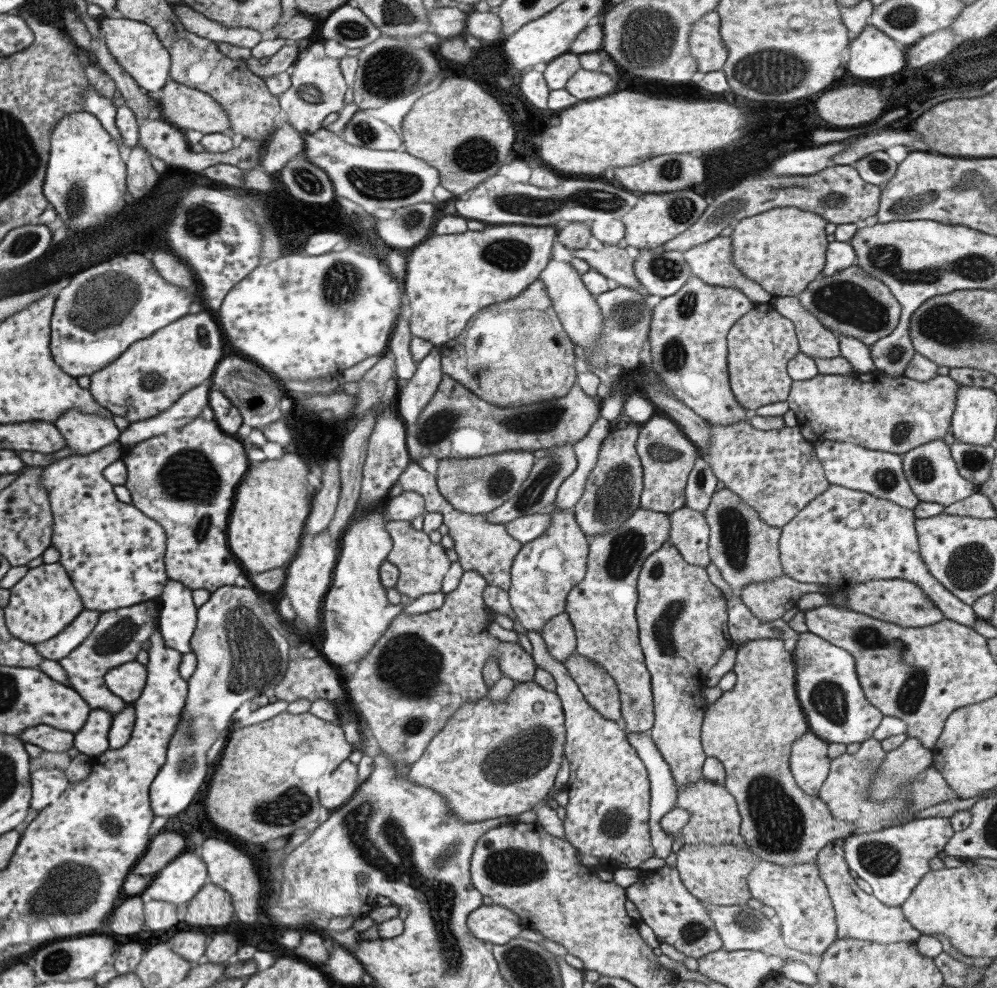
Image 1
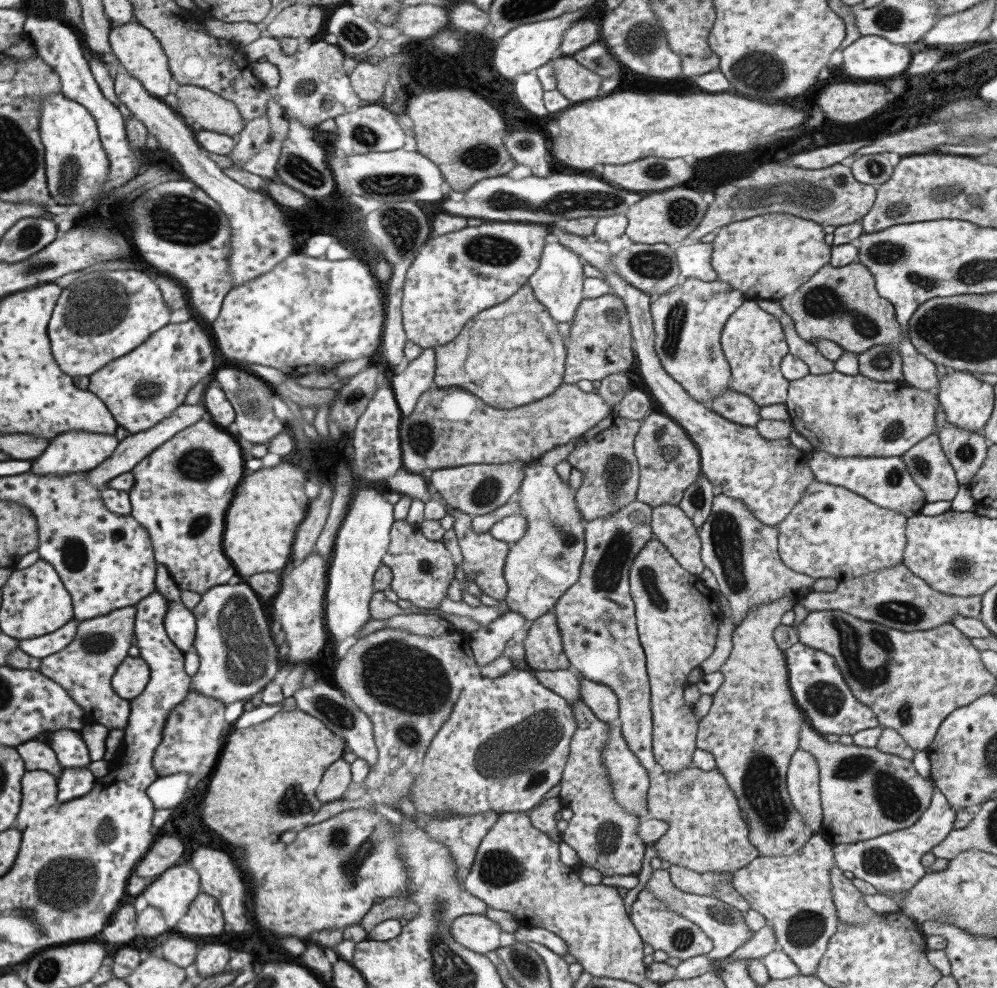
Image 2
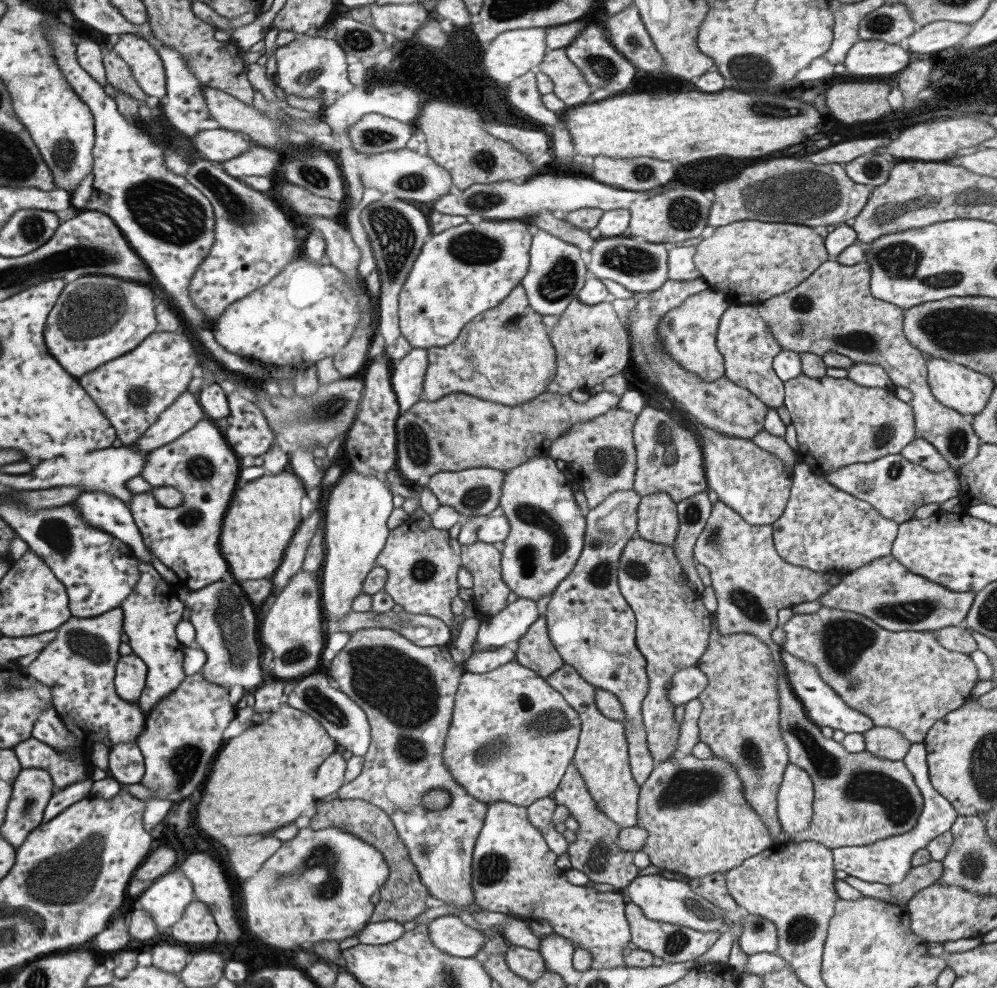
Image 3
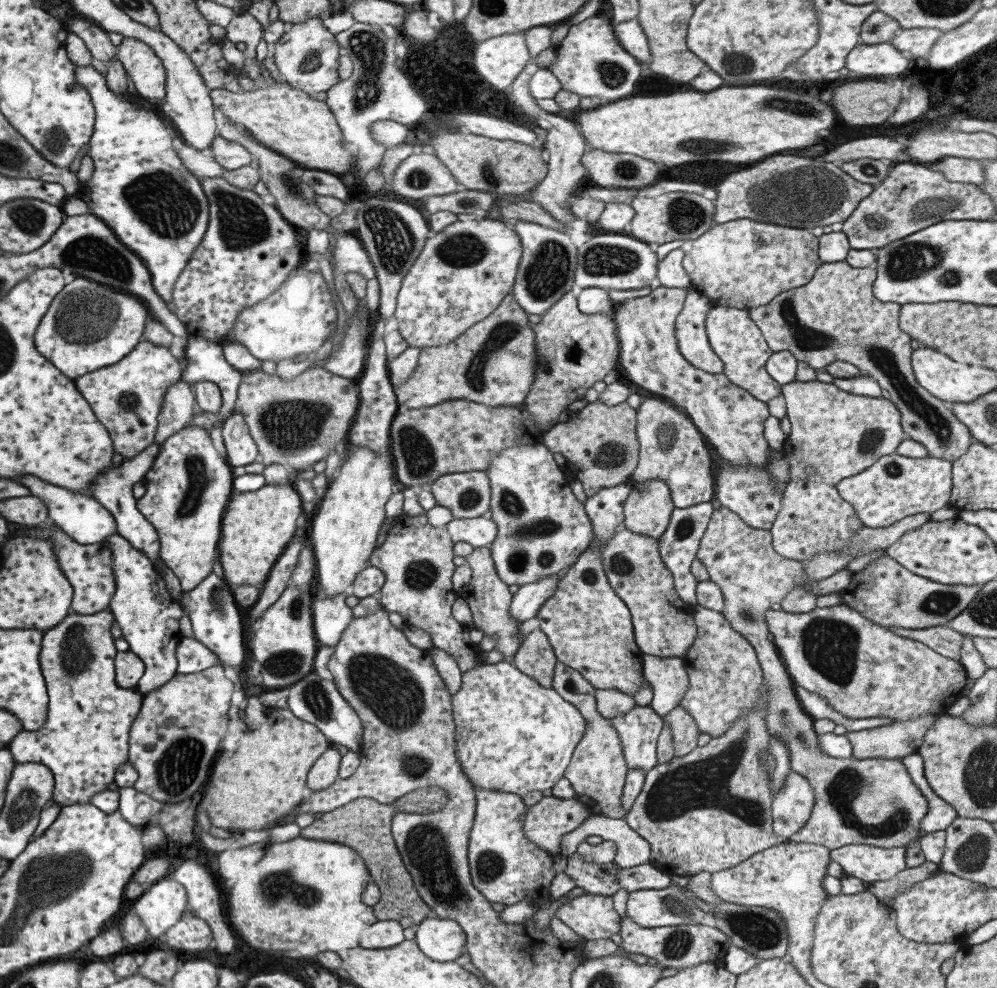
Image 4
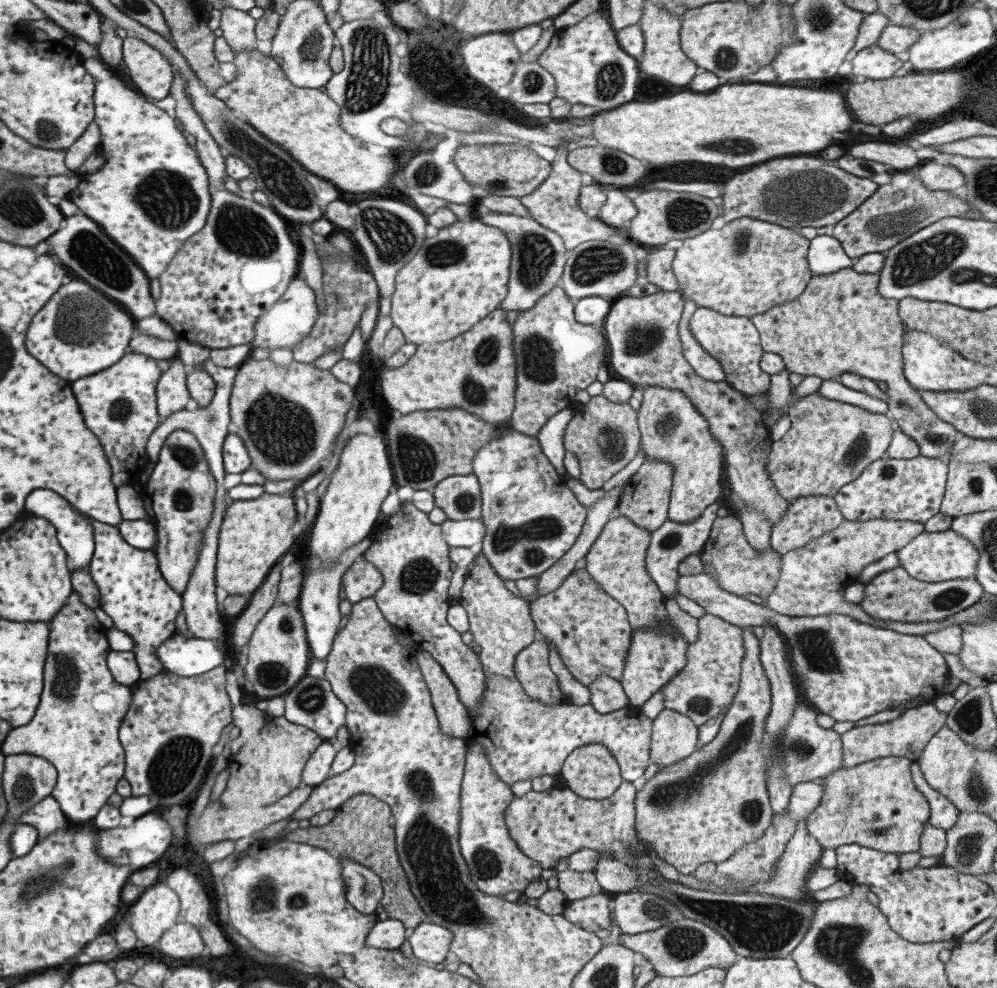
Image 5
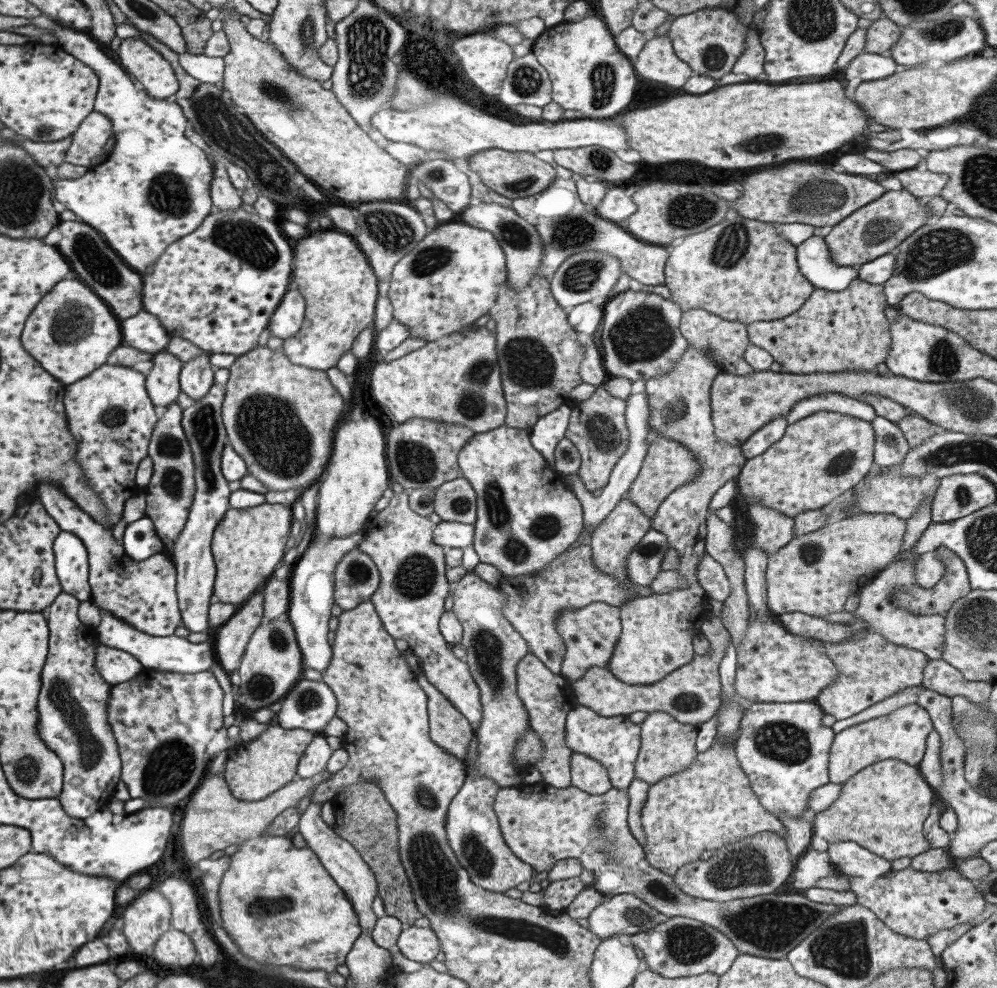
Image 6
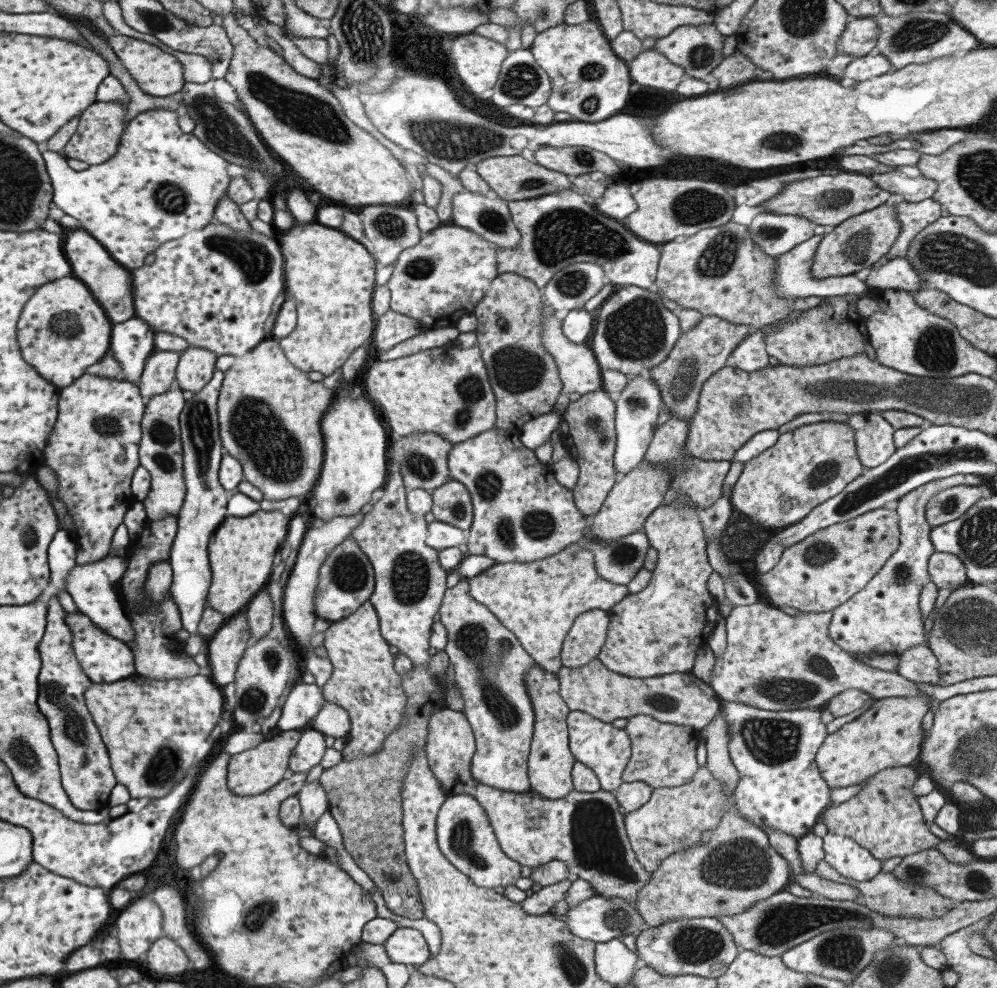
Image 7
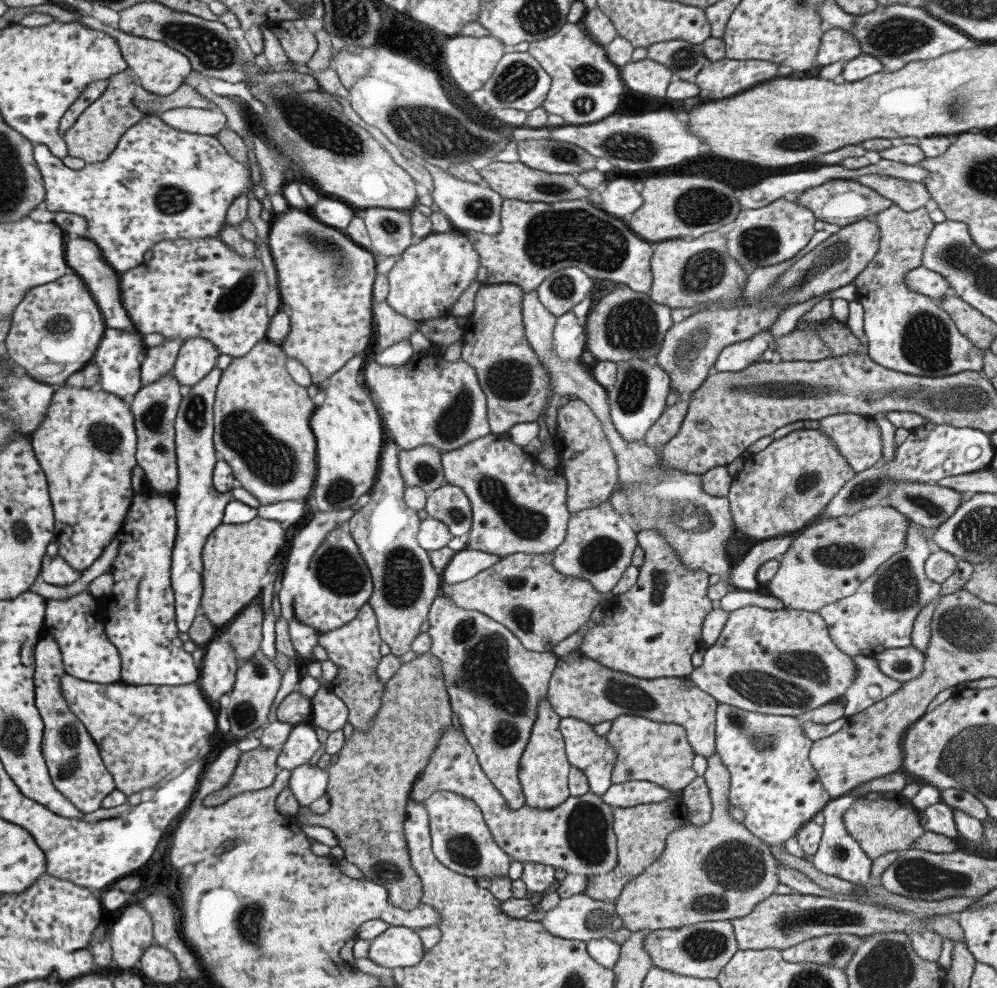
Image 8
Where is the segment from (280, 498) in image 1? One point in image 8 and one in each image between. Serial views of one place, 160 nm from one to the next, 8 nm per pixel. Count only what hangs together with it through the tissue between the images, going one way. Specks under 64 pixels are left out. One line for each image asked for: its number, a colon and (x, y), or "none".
2: (261, 519)
3: (262, 515)
4: (255, 527)
5: (254, 533)
6: (246, 545)
7: (241, 550)
8: (235, 556)

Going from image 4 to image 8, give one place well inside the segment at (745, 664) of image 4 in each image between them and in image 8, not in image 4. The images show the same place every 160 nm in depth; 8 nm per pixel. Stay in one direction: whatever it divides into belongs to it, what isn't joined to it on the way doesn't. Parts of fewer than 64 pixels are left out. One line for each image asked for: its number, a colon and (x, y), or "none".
5: (704, 687)
6: (691, 694)
7: (678, 698)
8: (579, 687)

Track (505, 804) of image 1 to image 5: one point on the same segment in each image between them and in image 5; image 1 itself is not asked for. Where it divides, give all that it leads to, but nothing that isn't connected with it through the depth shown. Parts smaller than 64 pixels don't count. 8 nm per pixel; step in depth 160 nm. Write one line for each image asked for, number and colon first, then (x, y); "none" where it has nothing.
2: (504, 744)
3: (511, 737)
4: (513, 735)
5: (522, 739)

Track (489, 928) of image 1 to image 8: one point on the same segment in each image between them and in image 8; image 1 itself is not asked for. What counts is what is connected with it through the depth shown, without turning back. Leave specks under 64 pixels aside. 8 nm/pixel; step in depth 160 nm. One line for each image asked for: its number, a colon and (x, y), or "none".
2: (476, 932)
3: (452, 934)
4: (442, 940)
5: (429, 942)
6: (419, 944)
7: (406, 945)
8: (398, 946)

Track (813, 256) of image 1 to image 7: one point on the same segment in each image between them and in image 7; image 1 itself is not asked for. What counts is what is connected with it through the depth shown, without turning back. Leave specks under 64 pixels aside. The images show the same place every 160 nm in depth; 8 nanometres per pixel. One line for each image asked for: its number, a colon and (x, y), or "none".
2: (766, 257)
3: (748, 261)
4: (742, 264)
5: (746, 267)
6: (739, 270)
7: (717, 272)

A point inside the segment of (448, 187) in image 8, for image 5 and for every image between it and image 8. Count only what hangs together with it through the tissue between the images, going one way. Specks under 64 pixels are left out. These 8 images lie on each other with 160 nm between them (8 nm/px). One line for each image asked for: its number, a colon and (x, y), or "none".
5: (537, 255)
6: (520, 244)
7: (487, 216)

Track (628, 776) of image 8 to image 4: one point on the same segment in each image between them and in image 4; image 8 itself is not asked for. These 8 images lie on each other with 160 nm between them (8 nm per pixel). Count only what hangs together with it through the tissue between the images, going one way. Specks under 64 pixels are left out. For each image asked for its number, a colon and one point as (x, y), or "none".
4: (684, 733)
5: (673, 736)
6: (666, 747)
7: (662, 755)

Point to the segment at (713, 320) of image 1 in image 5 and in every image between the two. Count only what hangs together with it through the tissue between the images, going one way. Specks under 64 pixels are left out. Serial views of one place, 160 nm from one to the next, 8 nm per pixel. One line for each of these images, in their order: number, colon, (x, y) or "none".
2: (687, 323)
3: (686, 333)
4: (689, 328)
5: (701, 363)

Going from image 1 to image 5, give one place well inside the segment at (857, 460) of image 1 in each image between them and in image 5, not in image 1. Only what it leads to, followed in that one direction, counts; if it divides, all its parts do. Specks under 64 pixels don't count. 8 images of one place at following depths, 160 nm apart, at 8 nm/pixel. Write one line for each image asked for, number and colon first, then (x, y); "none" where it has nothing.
2: (884, 481)
3: (894, 487)
4: (893, 487)
5: (911, 490)

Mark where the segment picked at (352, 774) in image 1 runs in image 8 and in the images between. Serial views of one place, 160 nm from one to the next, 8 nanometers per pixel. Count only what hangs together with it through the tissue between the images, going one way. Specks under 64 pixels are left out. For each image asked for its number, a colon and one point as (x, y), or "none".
2: (334, 781)
3: (328, 778)
4: (323, 772)
5: (317, 767)
6: (312, 761)
7: (310, 747)
8: (301, 743)

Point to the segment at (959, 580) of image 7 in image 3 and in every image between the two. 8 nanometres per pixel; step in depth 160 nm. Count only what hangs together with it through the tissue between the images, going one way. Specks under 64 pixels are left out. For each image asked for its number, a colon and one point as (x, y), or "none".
3: (895, 599)
4: (885, 593)
5: (893, 595)
6: (954, 584)

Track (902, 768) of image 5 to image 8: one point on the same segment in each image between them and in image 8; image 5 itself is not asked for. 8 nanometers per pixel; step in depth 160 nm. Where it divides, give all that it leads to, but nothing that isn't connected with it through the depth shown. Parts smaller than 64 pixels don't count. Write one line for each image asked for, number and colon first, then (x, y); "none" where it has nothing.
6: (882, 808)
7: (884, 817)
8: (880, 822)

